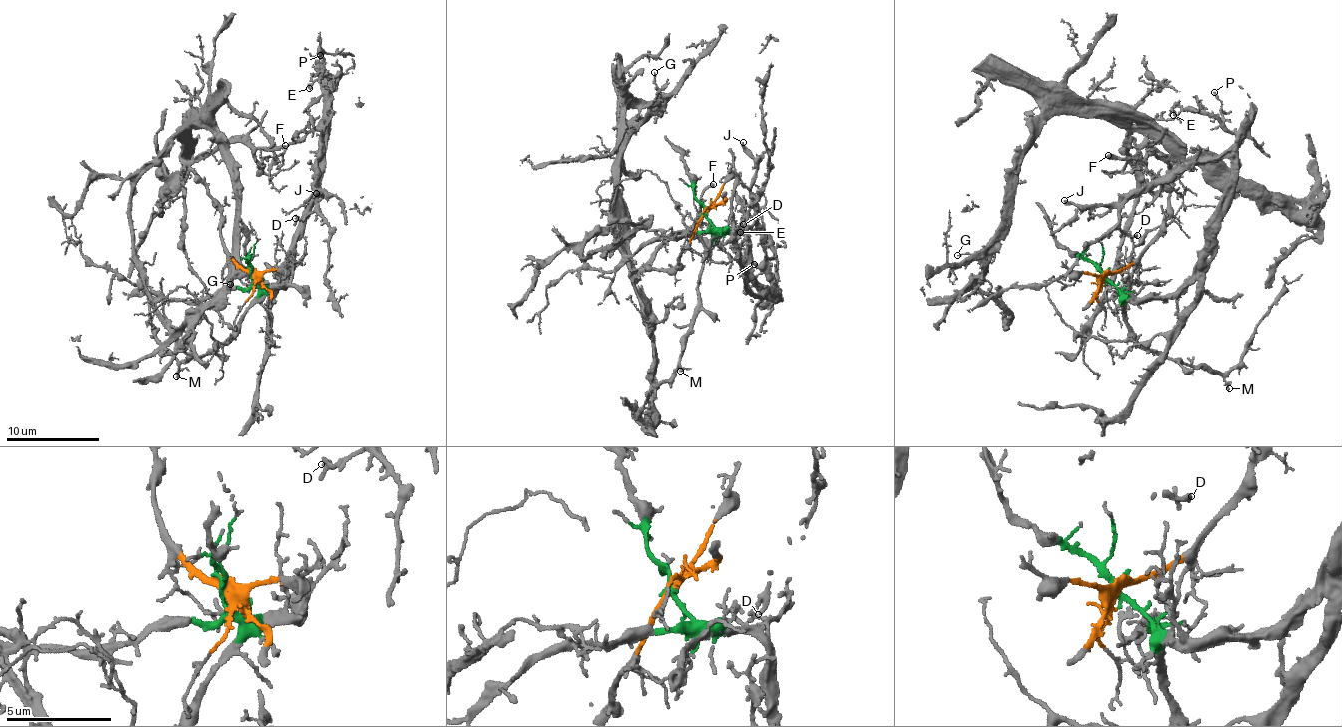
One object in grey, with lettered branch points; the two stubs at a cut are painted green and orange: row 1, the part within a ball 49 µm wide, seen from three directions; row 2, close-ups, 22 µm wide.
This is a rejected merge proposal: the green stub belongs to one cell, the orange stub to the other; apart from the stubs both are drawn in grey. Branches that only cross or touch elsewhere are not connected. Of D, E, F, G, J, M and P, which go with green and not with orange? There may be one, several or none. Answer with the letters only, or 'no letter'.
D, E, J, M, P

